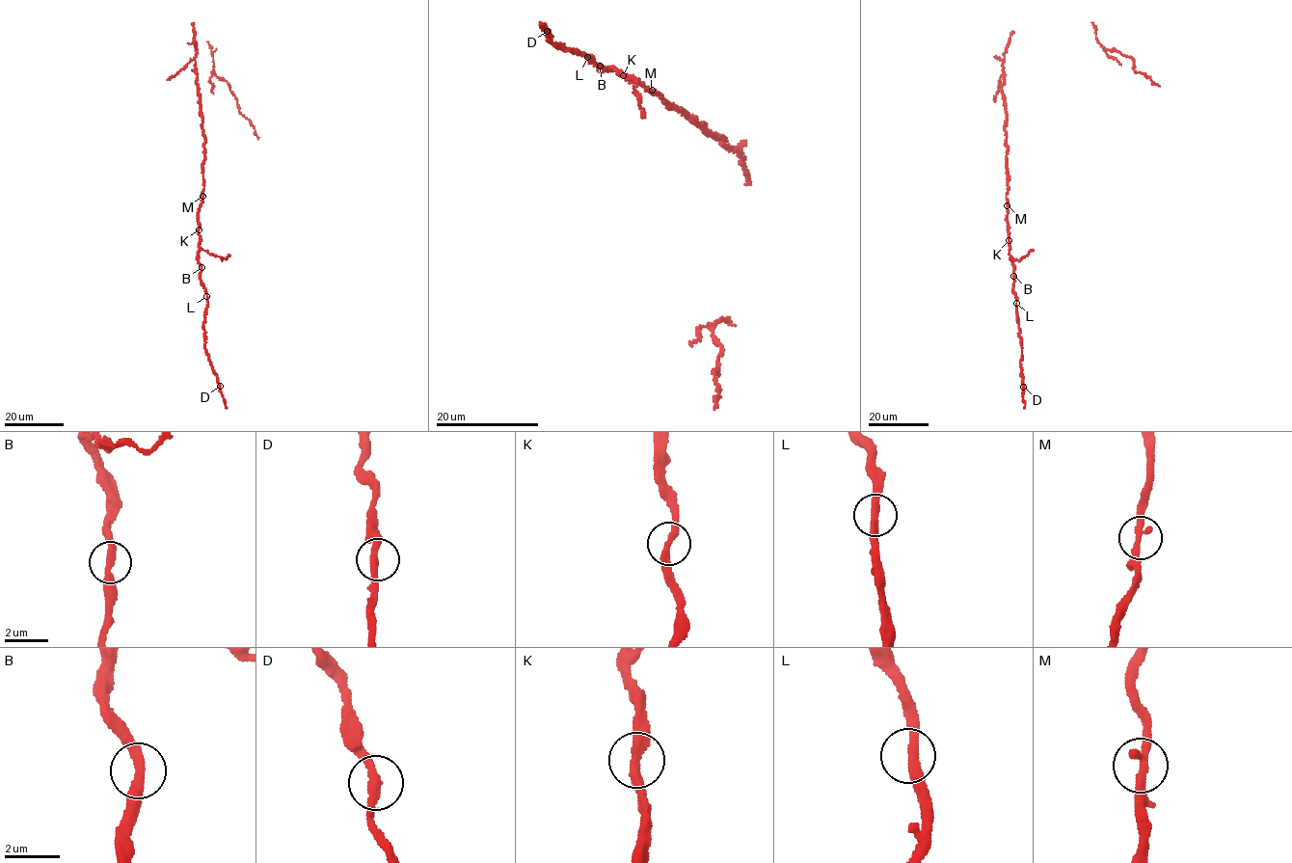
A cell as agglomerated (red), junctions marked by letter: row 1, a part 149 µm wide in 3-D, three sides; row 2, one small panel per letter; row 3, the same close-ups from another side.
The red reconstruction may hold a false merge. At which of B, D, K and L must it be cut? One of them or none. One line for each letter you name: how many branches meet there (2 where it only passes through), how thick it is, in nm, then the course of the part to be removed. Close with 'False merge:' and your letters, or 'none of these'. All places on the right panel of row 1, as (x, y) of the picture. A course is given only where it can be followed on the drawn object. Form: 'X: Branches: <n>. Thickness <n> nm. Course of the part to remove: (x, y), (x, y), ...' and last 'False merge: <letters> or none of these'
False merge: none of these

